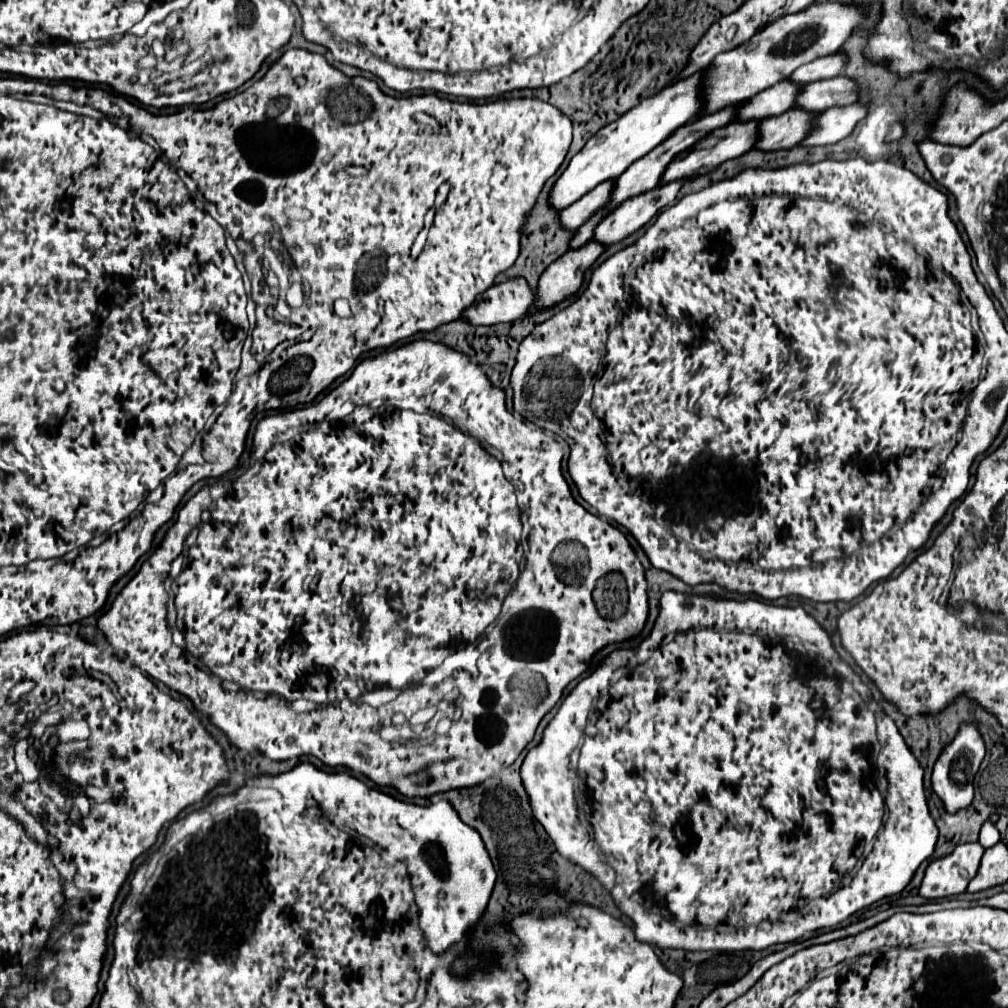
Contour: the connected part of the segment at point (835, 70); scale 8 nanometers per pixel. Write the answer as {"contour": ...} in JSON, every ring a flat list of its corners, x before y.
{"contour":[[836,52,830,56,822,56,810,64,804,64,802,68,794,70,790,80,796,84,810,84,816,80,840,76,844,72,844,68,846,68,846,56,842,56,842,52]]}

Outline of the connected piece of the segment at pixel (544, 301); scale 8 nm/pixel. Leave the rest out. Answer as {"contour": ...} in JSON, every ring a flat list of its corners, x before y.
{"contour":[[588,240,582,248,570,248,558,260,554,260,546,272,540,276,534,310,554,306,556,302,572,296,584,280,584,272,596,262,596,258,606,250,598,240]]}

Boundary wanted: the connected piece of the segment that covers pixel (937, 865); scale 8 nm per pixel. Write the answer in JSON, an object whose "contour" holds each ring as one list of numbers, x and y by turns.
{"contour":[[966,842,956,846,952,854,930,862,920,886,920,896,934,900,962,894,976,876,982,856,984,848,980,842]]}

